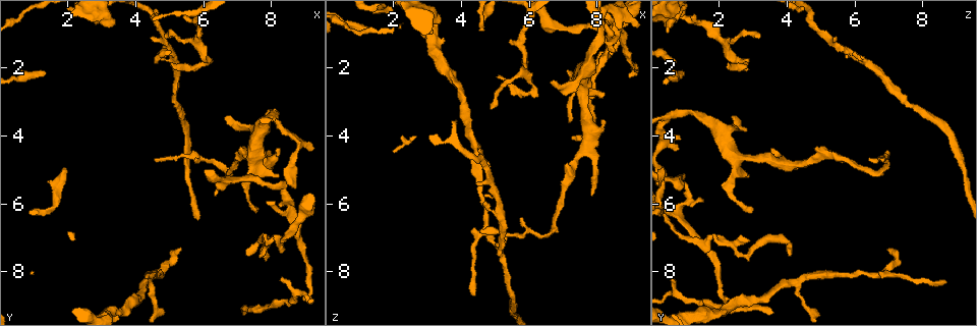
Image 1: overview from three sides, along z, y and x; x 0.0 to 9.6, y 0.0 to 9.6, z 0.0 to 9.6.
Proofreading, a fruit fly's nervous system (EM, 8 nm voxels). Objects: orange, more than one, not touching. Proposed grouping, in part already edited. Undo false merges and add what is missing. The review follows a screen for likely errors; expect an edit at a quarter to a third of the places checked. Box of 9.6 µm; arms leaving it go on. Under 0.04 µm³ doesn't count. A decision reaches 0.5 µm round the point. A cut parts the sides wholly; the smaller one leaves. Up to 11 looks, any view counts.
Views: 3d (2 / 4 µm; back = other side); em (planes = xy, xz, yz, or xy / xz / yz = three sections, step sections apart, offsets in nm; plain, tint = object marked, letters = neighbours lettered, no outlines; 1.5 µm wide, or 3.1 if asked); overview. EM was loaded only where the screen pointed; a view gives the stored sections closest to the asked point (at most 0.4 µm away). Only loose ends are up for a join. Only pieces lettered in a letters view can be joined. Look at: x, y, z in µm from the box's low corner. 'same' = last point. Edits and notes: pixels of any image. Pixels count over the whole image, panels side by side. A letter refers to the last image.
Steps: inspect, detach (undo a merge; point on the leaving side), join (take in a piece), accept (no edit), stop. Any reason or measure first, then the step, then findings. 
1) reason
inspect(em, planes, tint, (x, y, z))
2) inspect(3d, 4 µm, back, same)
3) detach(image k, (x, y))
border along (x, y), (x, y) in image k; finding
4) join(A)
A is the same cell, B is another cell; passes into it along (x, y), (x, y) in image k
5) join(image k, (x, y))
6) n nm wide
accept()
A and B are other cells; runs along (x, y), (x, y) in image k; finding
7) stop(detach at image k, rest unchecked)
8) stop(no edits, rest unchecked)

tapers out
inspect(3d, 2 µm, (4.65, 1.55, 5.90))

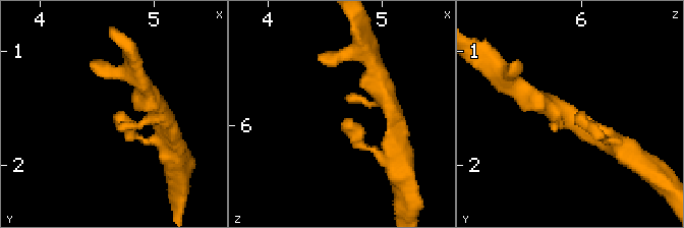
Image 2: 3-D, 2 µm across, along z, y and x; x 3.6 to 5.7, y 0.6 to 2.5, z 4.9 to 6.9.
need the tissue
inspect(em, planes, letters, (4.68, 1.60, 5.94))

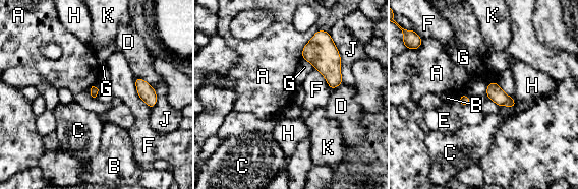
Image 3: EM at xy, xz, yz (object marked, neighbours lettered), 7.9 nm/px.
J touches over 320 nm
accept()
A, B, C, D, E, F, G, H, J and K are other cells; border along (316, 32), (303, 47), (301, 58) in image 3; none of them fits

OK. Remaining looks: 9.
thin end
inspect(em, planes, letters, (5.05, 1.80, 2.25))

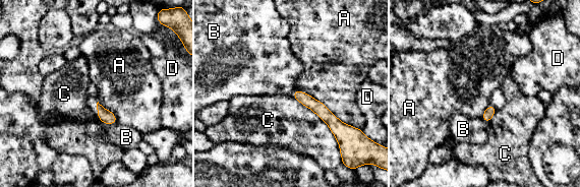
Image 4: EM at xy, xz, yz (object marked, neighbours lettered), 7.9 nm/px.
accept()
A, B, C and D are other cells; border along (296, 88), (322, 102), (351, 126) in image 4; no lettered piece goes on from it

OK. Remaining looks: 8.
inspect(3d, 4 µm, (4.55, 4.70, 6.75))

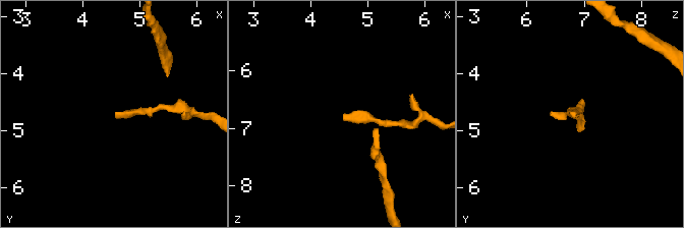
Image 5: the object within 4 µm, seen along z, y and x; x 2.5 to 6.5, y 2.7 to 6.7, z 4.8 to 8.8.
now the EM
inspect(em, planes, letters, (4.55, 4.70, 6.80))

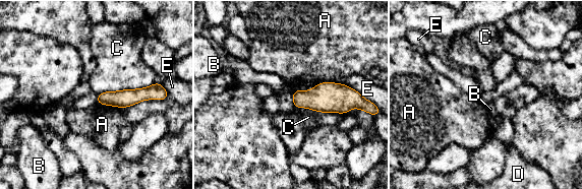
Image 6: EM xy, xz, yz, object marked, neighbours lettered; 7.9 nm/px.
accept()
A, B, C, D and E are other cells; border along (166, 99), (125, 107), (97, 104) in image 6; no lettered piece goes on from it

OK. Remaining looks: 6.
an open end
inspect(3d, 2 µm, (7.85, 4.65, 5.75))

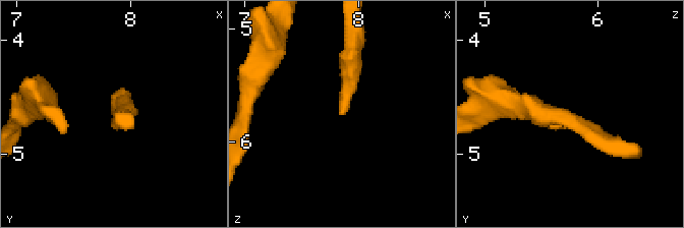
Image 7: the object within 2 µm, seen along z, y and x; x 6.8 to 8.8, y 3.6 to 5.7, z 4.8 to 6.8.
inspect(em, yz, step 8, letters, (7.84, 4.72, 5.74))

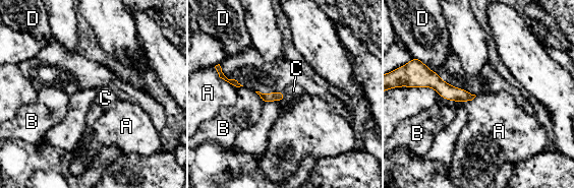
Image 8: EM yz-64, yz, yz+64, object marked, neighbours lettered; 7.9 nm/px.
cut it another way
inspect(em, planes, letters, same)

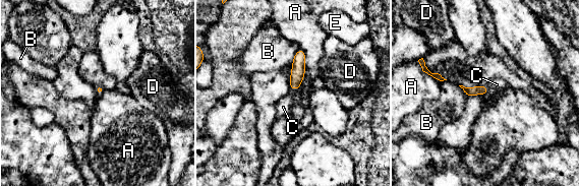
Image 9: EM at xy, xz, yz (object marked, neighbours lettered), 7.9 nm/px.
join(C)
C is the same cell, A, B, D and E are other cells; passes into it along (468, 91), (487, 89), (497, 84) in image 9; the neuron continues

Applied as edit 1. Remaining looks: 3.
stop(join at image 9, rest unchecked)

